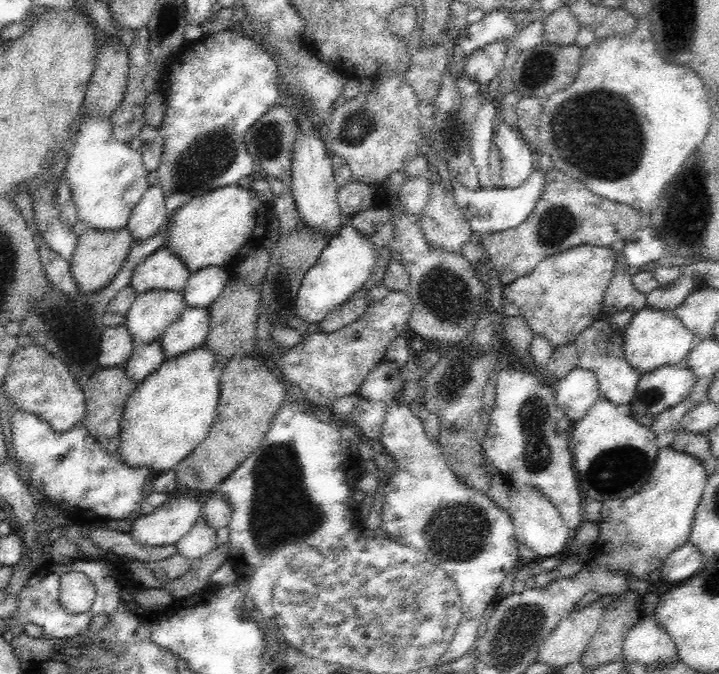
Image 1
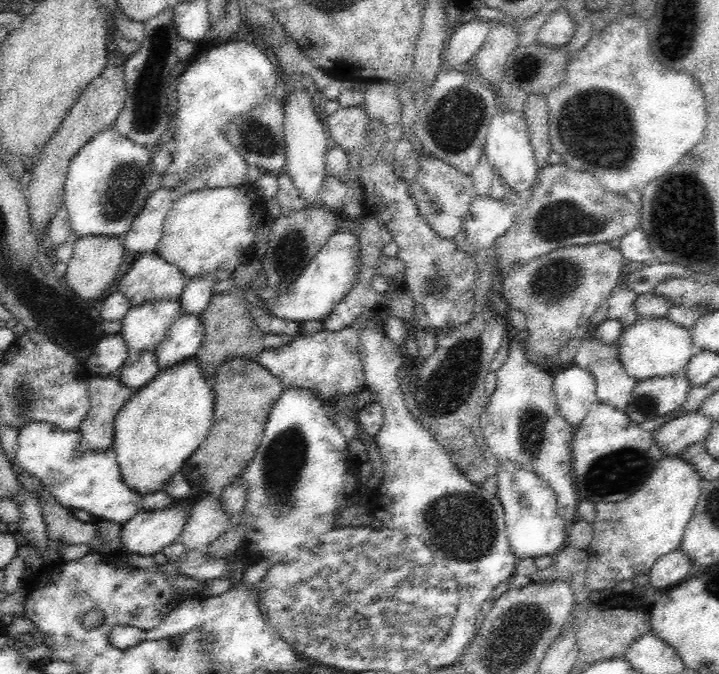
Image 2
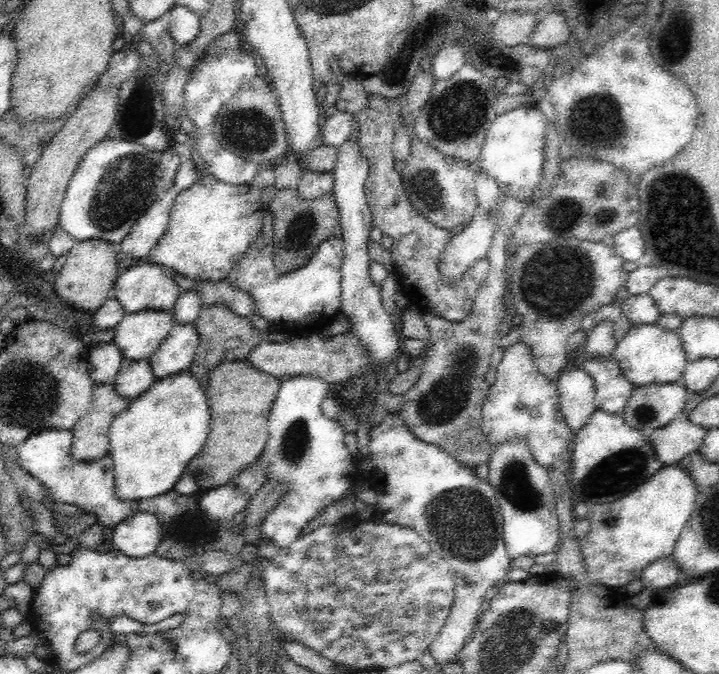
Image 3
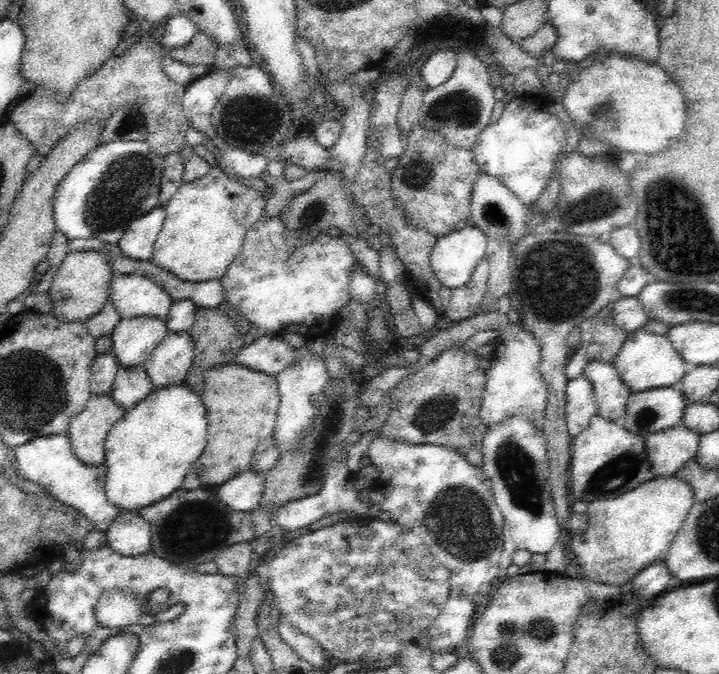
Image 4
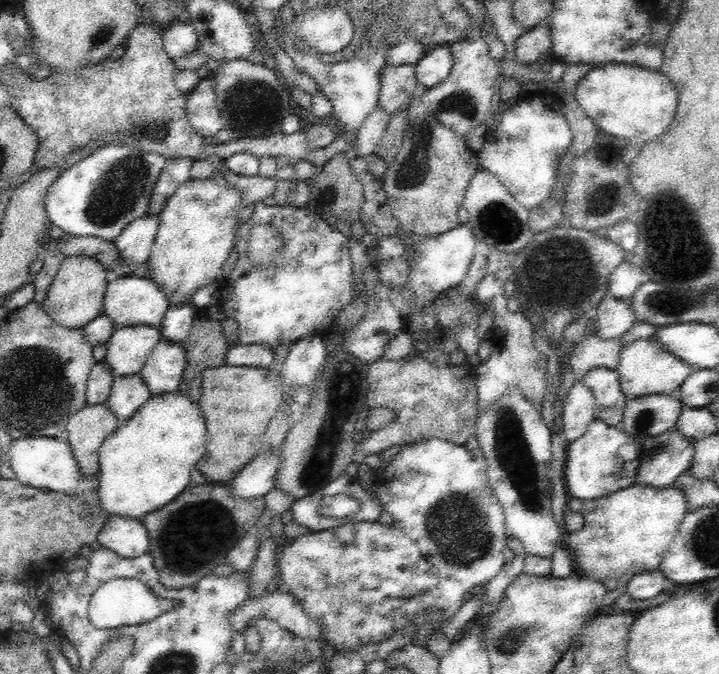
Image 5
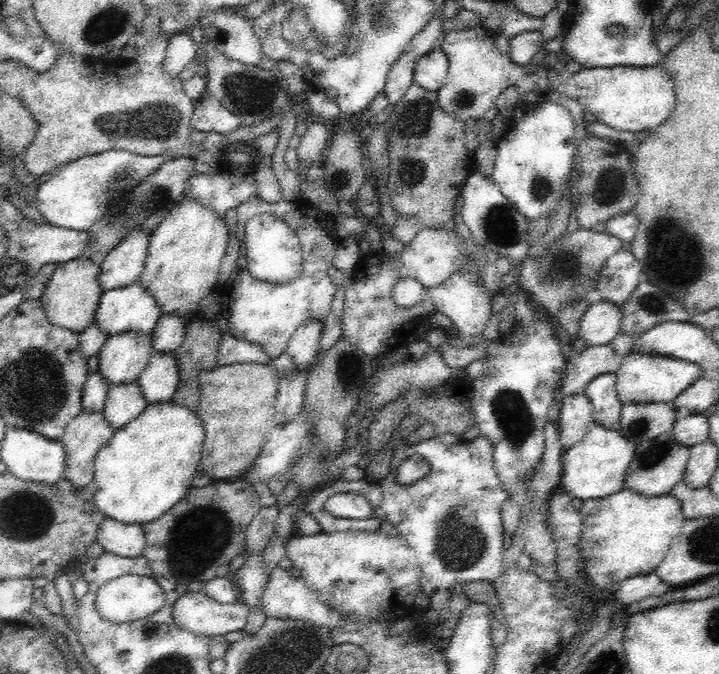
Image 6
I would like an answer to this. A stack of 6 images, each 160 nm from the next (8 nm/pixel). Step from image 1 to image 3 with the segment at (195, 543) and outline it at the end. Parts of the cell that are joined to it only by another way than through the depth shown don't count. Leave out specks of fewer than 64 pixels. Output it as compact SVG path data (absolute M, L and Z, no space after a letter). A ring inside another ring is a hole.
M234 482L213 488L200 500L200 509L212 520L223 520L231 524L235 514L242 513L250 498Z

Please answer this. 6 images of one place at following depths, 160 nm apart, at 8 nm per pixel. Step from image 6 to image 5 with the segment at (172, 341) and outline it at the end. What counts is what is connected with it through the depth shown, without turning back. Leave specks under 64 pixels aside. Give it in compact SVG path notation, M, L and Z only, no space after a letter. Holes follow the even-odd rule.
M169 303L168 310L163 316L160 331L162 331L162 339L170 341L170 343L181 343L188 336L189 330L194 320L194 309L188 304L172 304Z

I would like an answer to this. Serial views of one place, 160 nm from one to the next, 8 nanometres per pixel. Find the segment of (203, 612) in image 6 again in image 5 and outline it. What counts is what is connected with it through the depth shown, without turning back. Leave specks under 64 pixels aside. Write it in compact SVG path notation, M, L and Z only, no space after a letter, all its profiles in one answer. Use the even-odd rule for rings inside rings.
M283 587L246 599L230 612L230 625L235 632L242 631L257 618L275 620L284 630L302 638L322 636L322 625L308 616L302 603Z

